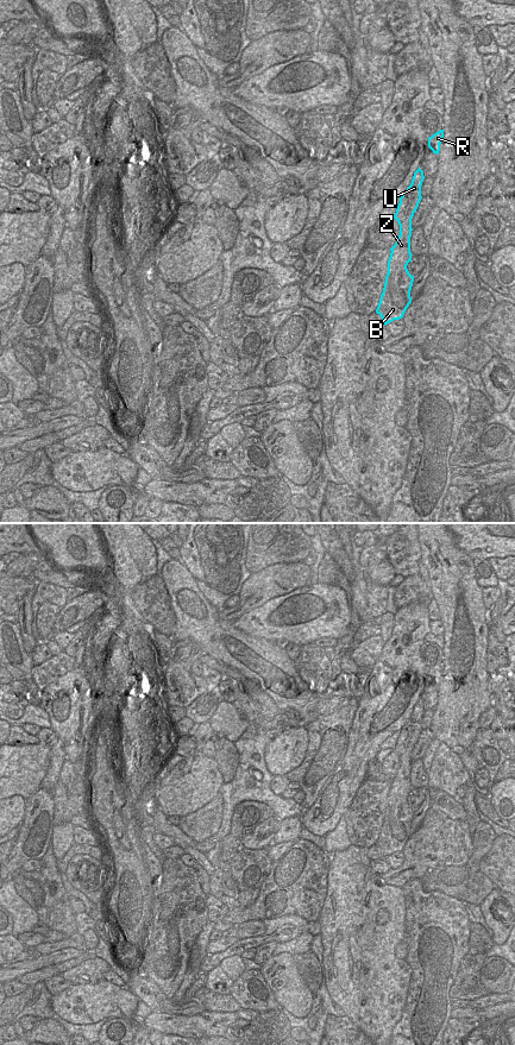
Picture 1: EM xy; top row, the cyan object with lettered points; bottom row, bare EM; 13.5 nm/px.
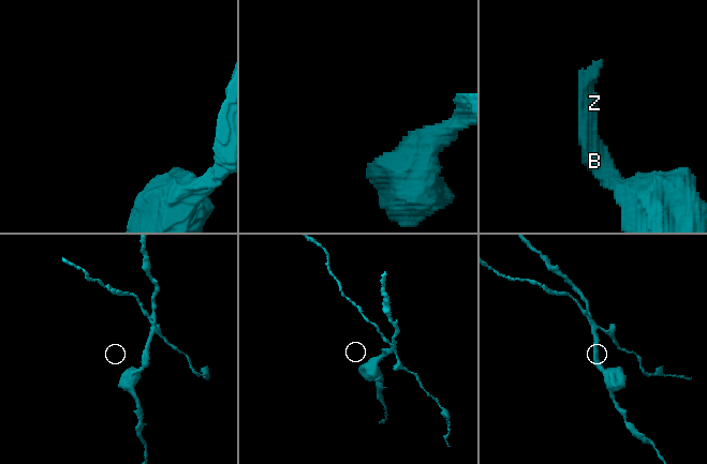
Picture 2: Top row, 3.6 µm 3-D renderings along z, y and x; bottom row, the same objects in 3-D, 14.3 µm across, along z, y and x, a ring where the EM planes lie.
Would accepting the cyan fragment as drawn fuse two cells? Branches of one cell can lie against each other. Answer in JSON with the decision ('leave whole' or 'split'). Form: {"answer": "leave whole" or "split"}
{"answer": "split"}

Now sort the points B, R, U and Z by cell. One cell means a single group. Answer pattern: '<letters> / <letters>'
B U Z / R

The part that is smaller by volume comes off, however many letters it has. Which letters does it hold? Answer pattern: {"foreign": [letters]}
{"foreign": ["R"]}

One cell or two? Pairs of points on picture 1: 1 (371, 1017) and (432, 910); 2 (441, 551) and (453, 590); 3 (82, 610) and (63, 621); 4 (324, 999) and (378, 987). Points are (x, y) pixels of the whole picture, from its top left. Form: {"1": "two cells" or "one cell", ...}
{"1": "two cells", "2": "one cell", "3": "one cell", "4": "two cells"}

